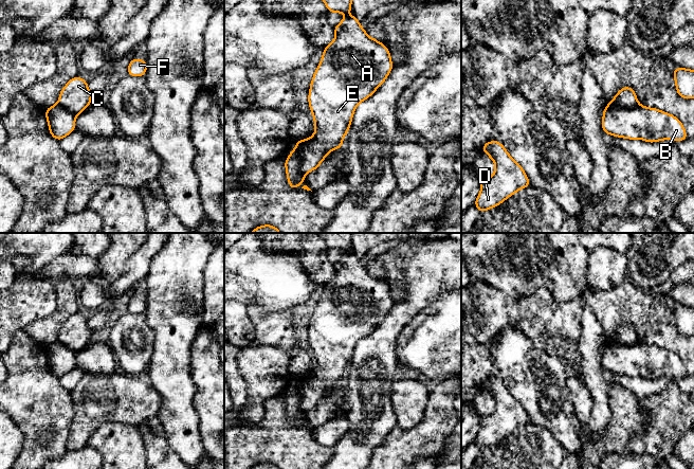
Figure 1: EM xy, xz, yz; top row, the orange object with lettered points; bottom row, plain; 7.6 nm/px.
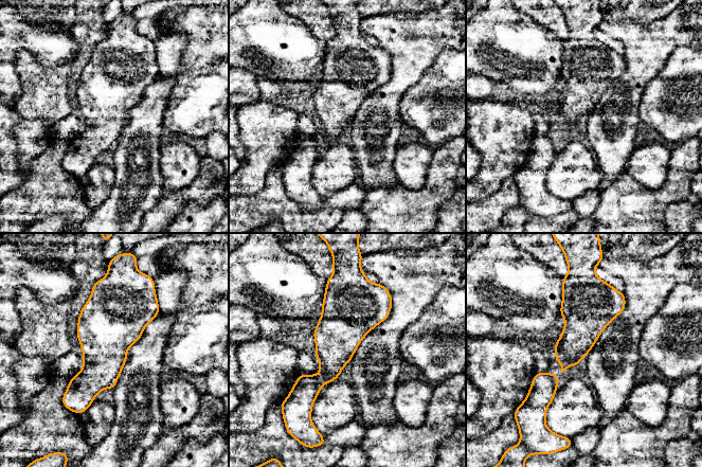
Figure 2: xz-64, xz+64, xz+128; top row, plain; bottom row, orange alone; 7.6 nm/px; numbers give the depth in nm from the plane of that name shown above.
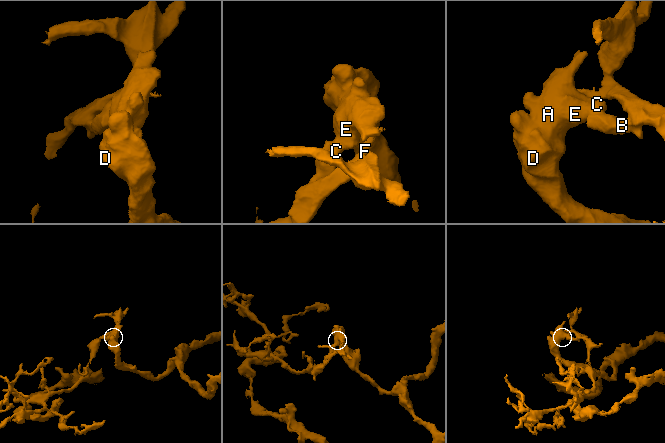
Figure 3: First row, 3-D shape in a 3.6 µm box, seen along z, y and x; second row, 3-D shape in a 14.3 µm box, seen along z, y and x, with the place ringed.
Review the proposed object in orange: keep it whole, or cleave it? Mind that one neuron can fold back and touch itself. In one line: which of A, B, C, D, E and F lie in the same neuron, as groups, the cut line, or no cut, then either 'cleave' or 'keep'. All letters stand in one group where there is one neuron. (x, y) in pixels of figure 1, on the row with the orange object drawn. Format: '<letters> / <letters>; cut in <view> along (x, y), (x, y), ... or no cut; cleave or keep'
A C D E / B F; cut in xz along (306, 140), (302, 144), (300, 159), (300, 169), (305, 174); cleave

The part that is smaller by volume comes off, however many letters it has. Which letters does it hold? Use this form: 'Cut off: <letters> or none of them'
Cut off: B, F

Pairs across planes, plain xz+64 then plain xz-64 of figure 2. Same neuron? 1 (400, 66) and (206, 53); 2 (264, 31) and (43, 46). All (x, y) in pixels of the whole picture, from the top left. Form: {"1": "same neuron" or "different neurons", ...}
{"1": "same neuron", "2": "same neuron"}

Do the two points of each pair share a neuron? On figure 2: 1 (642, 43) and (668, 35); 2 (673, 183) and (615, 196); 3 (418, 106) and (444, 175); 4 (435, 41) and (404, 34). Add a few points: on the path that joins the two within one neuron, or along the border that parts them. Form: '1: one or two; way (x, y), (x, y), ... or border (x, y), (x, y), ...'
1: one; way (648, 43), (652, 43), (662, 36)
2: one; way (659, 196), (630, 196)
3: two; border (454, 137), (439, 145)
4: one; way (428, 37), (412, 37)

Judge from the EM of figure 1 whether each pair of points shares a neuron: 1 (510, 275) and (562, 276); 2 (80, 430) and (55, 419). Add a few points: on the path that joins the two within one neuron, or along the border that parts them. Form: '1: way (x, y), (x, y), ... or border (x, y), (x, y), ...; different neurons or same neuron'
1: way (523, 278), (529, 283), (534, 278), (549, 276); same neuron
2: border (72, 401), (73, 416), (66, 444), (67, 449); different neurons

